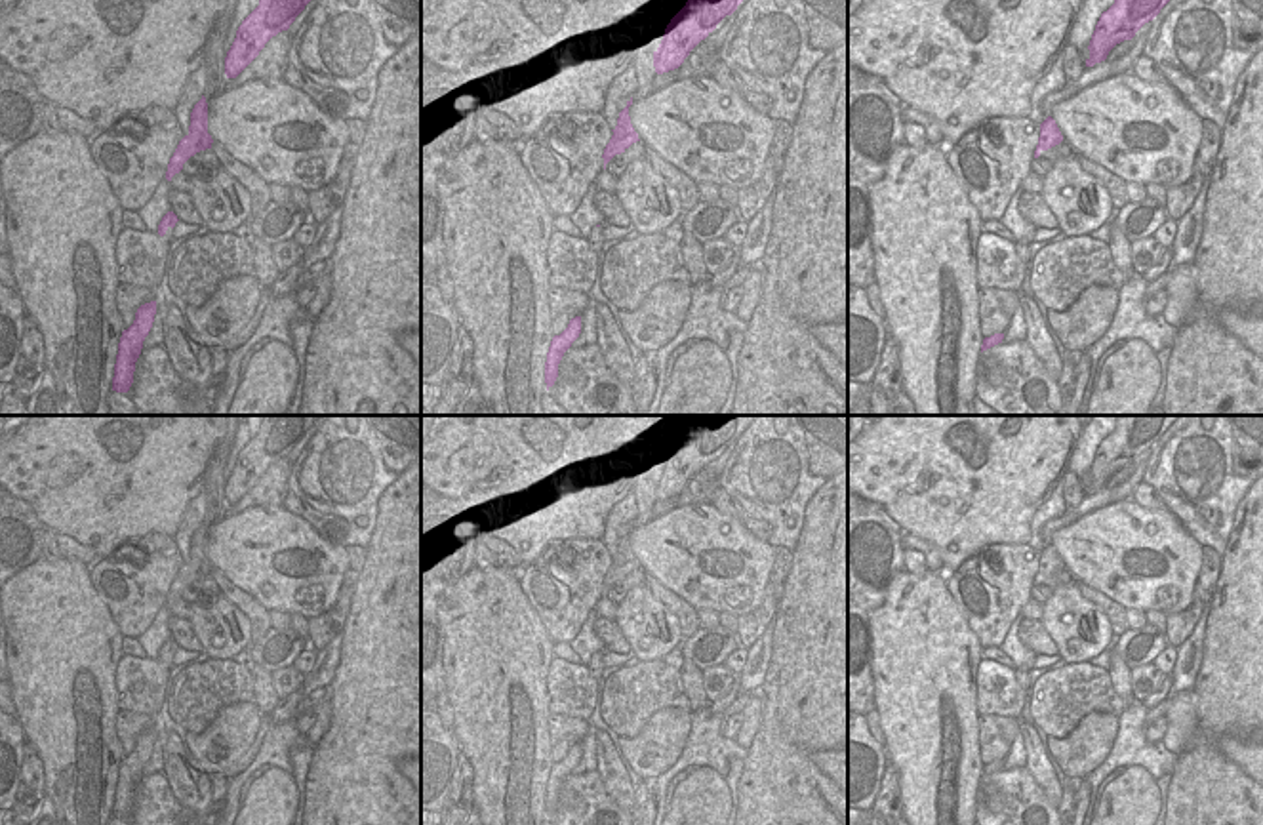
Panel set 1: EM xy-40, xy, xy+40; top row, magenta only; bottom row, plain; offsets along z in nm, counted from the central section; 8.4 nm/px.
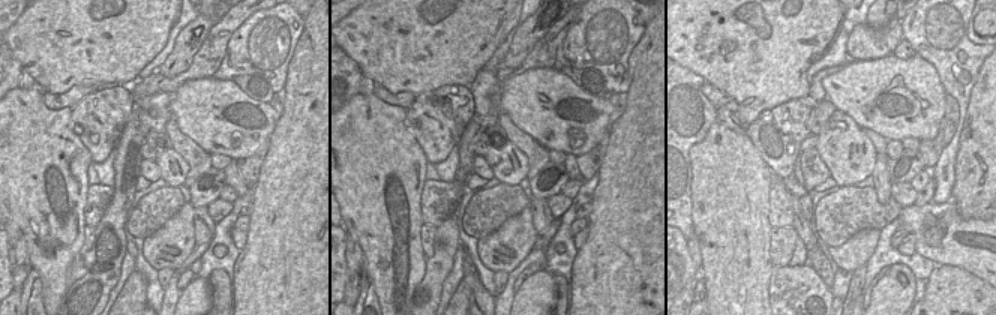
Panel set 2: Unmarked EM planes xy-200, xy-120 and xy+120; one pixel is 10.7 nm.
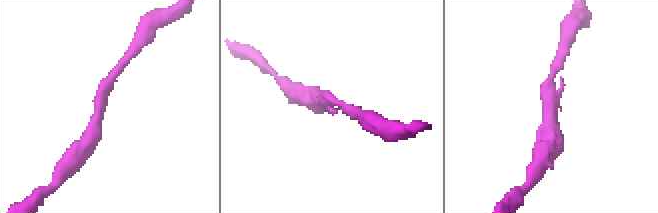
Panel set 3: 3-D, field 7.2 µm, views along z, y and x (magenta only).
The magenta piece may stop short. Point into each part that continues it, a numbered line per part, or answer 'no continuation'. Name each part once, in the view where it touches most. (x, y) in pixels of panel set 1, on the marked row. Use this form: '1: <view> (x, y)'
no continuation.

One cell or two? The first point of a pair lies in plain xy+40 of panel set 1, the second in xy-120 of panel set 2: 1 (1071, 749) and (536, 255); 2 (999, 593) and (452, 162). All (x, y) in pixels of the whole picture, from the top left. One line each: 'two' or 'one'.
1: two
2: two

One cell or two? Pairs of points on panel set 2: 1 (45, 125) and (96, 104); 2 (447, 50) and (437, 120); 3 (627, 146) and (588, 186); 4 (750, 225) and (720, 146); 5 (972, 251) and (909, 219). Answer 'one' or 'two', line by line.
1: two
2: two
3: two
4: one
5: one

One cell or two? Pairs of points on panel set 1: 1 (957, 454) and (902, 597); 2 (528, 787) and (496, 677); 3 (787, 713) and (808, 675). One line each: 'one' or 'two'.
1: two
2: one
3: one

